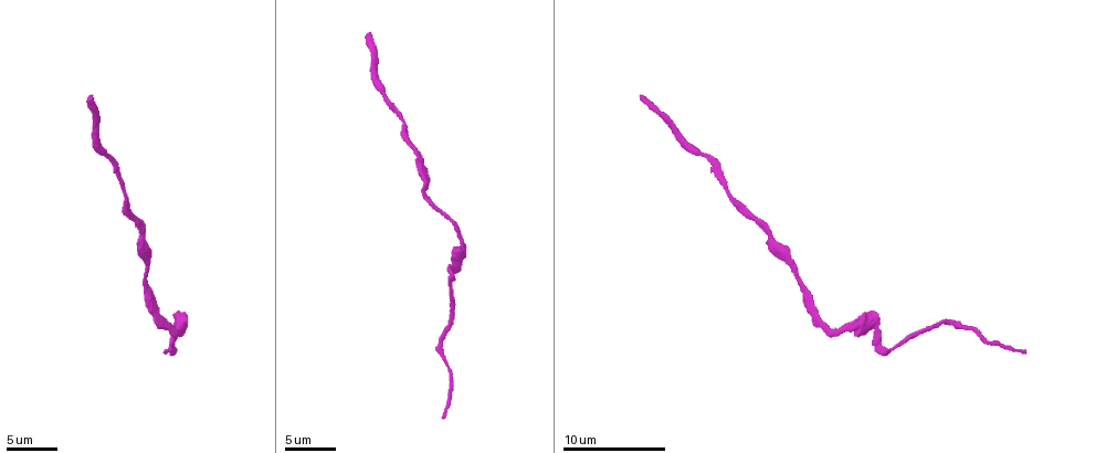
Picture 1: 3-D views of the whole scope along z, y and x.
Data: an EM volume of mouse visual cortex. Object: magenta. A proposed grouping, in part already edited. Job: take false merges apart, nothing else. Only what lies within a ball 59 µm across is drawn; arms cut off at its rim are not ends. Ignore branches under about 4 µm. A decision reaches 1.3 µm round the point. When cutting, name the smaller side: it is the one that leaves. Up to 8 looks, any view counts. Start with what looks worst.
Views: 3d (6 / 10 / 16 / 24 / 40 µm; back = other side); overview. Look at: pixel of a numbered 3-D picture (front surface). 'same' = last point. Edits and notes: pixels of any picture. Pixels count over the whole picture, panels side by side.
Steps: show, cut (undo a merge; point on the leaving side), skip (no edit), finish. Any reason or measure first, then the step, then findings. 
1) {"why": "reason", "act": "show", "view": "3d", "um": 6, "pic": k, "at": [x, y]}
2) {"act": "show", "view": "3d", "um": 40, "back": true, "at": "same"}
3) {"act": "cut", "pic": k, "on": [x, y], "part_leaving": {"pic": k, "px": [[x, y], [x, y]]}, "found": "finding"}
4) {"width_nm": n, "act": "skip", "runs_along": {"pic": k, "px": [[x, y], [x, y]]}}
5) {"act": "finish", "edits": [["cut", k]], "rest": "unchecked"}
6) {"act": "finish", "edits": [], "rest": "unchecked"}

{"why": "thick turns thin", "act": "show", "view": "3d", "um": 10, "pic": 1, "at": [458, 236]}

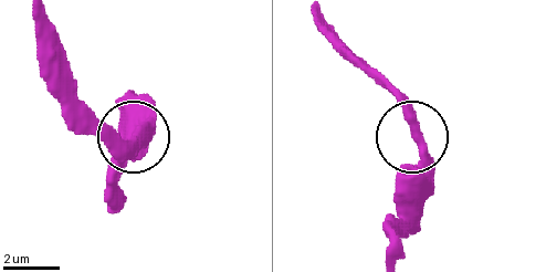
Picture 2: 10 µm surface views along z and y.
{"act": "show", "view": "3d", "um": 6, "pic": 2, "at": [417, 133]}

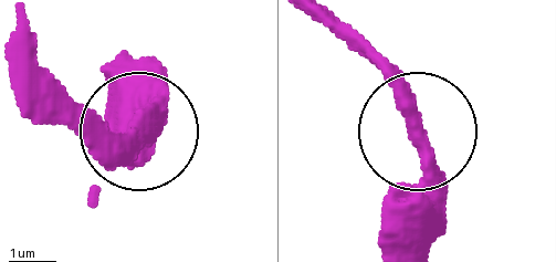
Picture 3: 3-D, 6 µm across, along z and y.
{"act": "skip", "found": "continuous, no second neuron"}

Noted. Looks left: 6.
{"why": "three arms meet", "act": "show", "view": "3d", "um": 6, "pic": 1, "at": [885, 349]}

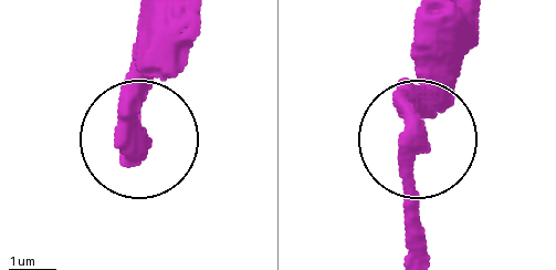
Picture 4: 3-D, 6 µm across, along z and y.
{"act": "skip", "found": "all the same neuron"}

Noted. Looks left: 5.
{"why": "calibre changes", "act": "show", "view": "3d", "um": 16, "pic": 1, "at": [442, 357]}

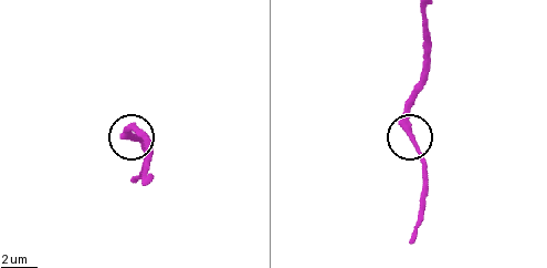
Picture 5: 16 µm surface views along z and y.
{"act": "skip", "runs_along": {"pic": 5, "px": [[425, 16], [425, 69], [408, 114], [408, 132], [424, 171]]}, "found": "continuous, no second neuron"}

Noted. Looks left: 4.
{"act": "show", "view": "3d", "um": 10, "pic": 1, "at": [803, 297]}

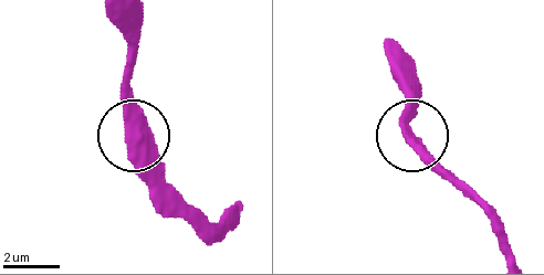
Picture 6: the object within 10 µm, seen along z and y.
{"act": "skip", "runs_along": {"pic": 6, "px": [[147, 129], [134, 129], [134, 67]]}, "found": "all the same neuron"}

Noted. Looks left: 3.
{"act": "finish", "edits": [], "rest": "unchecked"}

